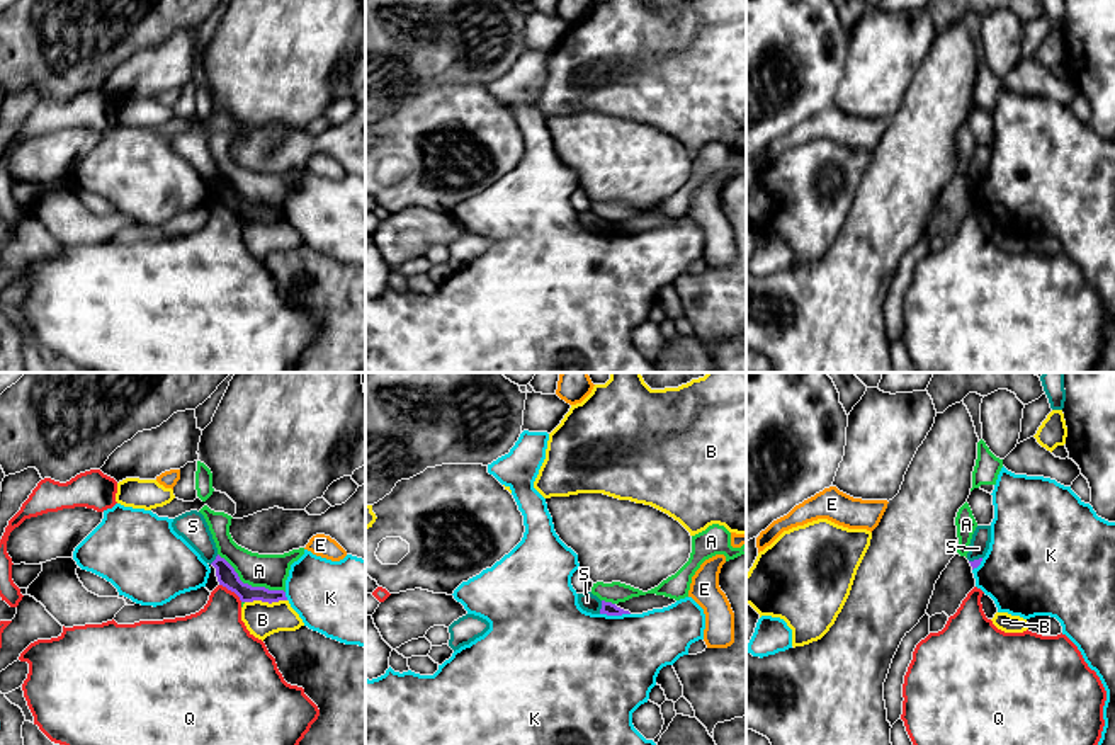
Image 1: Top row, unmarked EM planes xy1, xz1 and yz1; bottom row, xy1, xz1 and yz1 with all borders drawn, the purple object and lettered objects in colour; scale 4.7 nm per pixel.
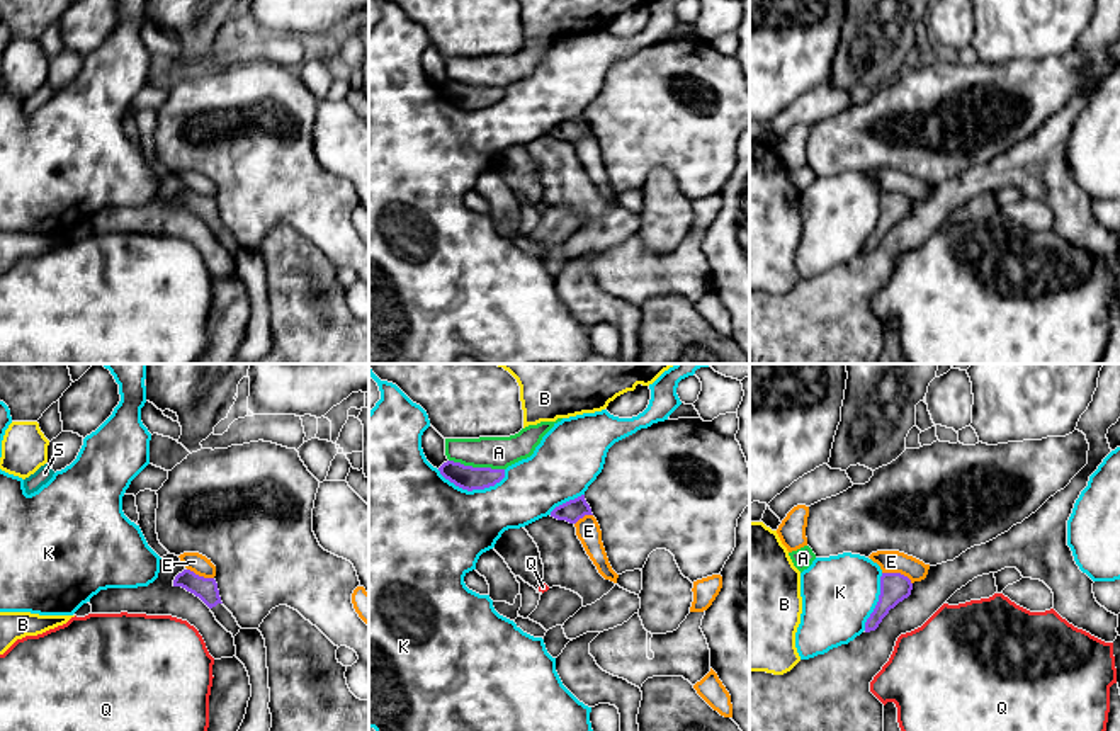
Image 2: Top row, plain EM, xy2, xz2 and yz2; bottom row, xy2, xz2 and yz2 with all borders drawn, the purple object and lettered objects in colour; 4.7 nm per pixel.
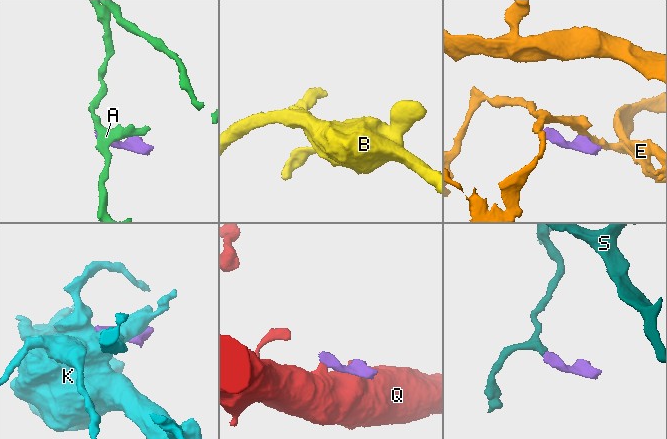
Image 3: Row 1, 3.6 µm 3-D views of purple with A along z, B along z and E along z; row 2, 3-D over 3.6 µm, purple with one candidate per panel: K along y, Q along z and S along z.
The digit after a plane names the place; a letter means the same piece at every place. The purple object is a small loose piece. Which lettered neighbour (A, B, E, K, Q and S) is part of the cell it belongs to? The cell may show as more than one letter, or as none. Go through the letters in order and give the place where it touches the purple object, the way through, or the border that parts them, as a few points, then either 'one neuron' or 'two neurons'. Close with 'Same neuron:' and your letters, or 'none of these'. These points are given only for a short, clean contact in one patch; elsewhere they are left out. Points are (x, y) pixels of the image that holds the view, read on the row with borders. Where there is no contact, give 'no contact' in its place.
A: contact xy1 (250, 585); border xy1 (218, 553), (243, 582), (284, 592); two neurons
B: contact xy1 (266, 601); border xy1 (286, 599), (245, 602); two neurons
E: contact yz2 (898, 573); border yz2 (882, 572), (899, 572), (911, 583); two neurons
K: contact xz2 (471, 490); two neurons
Q: contact xy1 (232, 591); border xy1 (220, 584), (242, 601); two neurons
S: contact xz1 (602, 608); two neurons
Same neuron: none of these

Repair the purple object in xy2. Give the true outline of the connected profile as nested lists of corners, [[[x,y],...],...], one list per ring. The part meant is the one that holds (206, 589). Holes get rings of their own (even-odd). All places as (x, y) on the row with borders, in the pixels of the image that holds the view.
[[[184,570],[173,580],[173,586],[182,586],[187,592],[199,597],[214,614],[216,620],[233,634],[233,638],[240,632],[240,626],[233,614],[223,605],[218,583],[214,578],[204,578],[195,575],[190,570]]]

